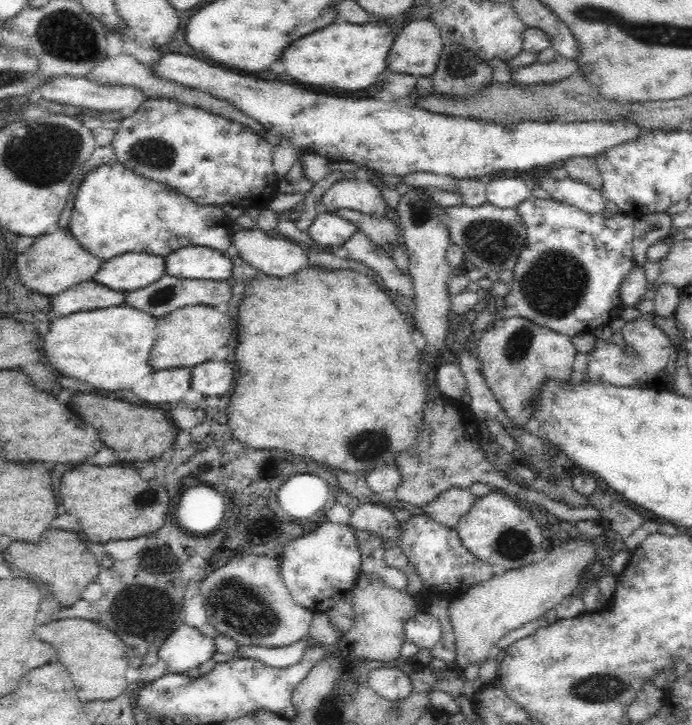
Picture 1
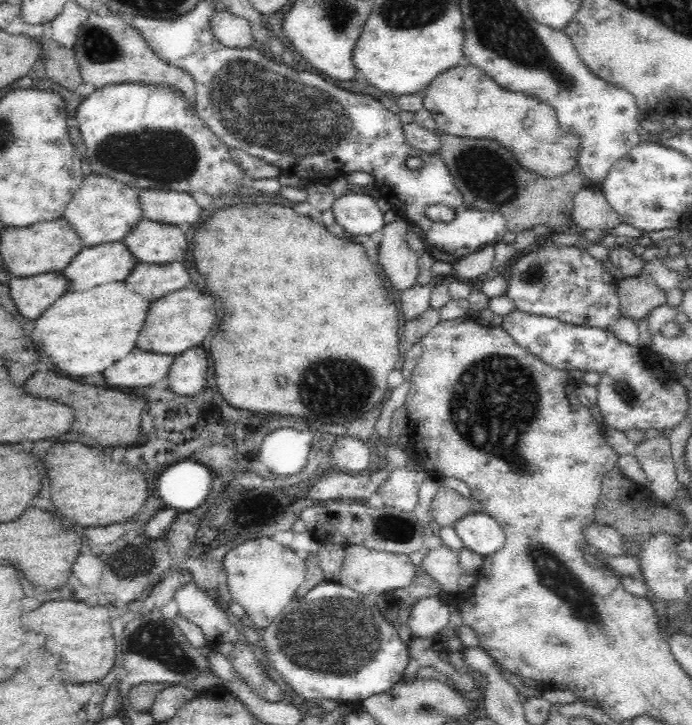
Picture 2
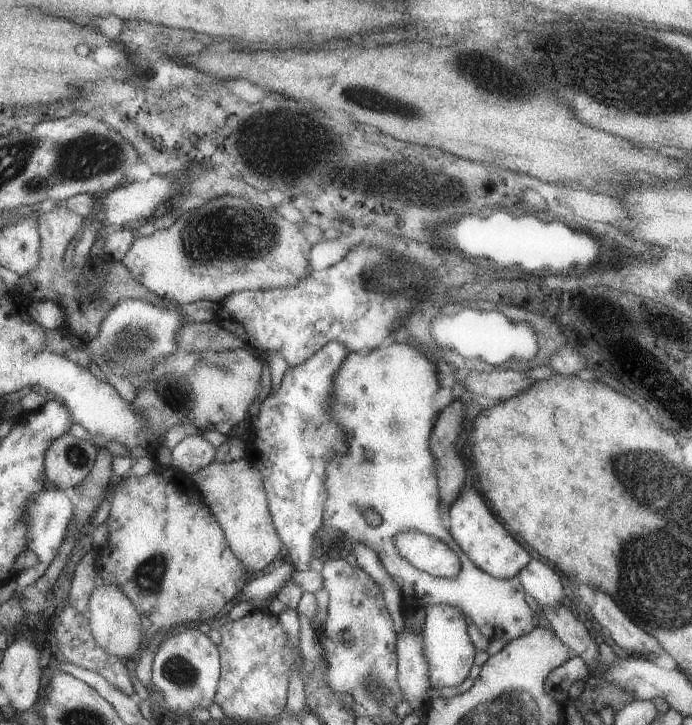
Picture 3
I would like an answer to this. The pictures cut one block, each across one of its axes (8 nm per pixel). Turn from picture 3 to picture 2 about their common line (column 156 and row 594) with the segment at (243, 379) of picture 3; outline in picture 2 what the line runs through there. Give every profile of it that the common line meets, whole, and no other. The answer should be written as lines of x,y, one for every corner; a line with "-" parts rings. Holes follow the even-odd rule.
350,545
345,548
339,584
364,596
374,597
386,591
408,588
416,576
416,570
417,567
407,554
380,552
362,545

